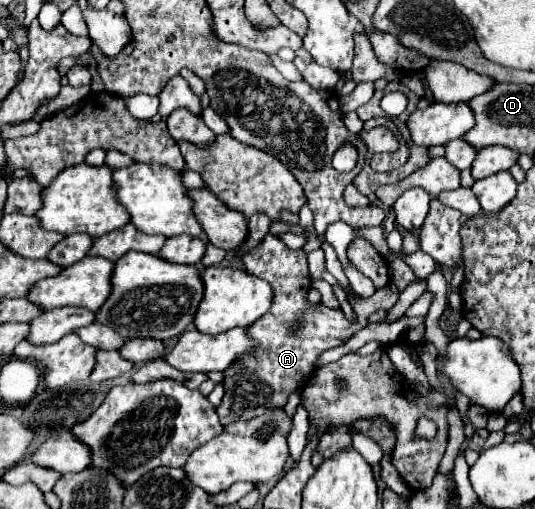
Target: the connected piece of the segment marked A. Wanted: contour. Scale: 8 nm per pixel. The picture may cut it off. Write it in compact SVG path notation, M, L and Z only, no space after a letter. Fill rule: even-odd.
M267 233L257 247L243 253L243 265L247 273L269 281L275 301L267 317L261 317L249 327L251 337L259 343L255 357L243 357L243 361L237 361L235 365L231 365L231 369L225 371L225 395L223 403L217 407L221 425L263 415L267 407L283 407L293 391L305 387L307 379L311 377L311 367L315 359L325 349L337 347L347 341L357 329L345 319L341 309L307 305L305 297L311 277L307 267L307 253L303 249L289 249L287 245L283 245L283 241L279 241L279 237ZM297 321L303 321L303 327L297 331L295 337L291 337L291 329Z

